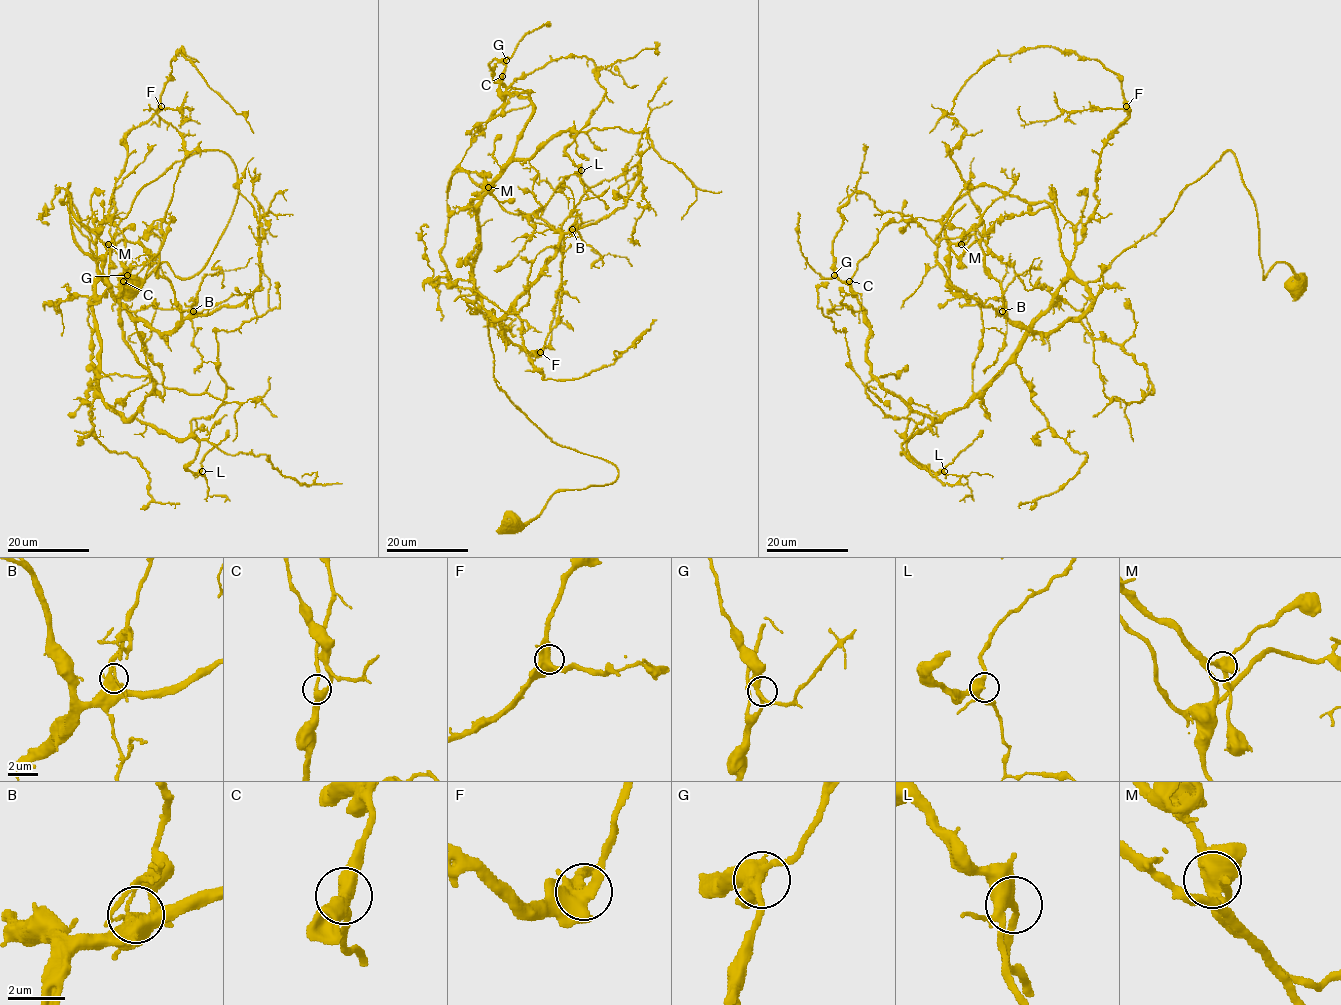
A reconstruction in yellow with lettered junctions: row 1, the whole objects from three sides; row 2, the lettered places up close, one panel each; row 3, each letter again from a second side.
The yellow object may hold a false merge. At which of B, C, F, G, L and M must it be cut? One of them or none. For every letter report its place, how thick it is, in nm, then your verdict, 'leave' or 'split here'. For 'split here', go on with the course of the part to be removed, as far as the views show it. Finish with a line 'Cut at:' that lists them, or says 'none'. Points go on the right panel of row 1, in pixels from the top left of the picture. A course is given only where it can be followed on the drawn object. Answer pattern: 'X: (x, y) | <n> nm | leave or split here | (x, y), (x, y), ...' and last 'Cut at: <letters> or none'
B: (1002, 311) | 420 nm | leave
C: (849, 281) | 380 nm | leave
F: (1126, 106) | 500 nm | leave
G: (834, 275) | 320 nm | leave
L: (944, 471) | 420 nm | leave
M: (961, 244) | 500 nm | split here | (960, 244), (966, 249), (979, 240), (984, 241), (1001, 261), (1014, 269), (1028, 290), (1044, 286)
Cut at: M

